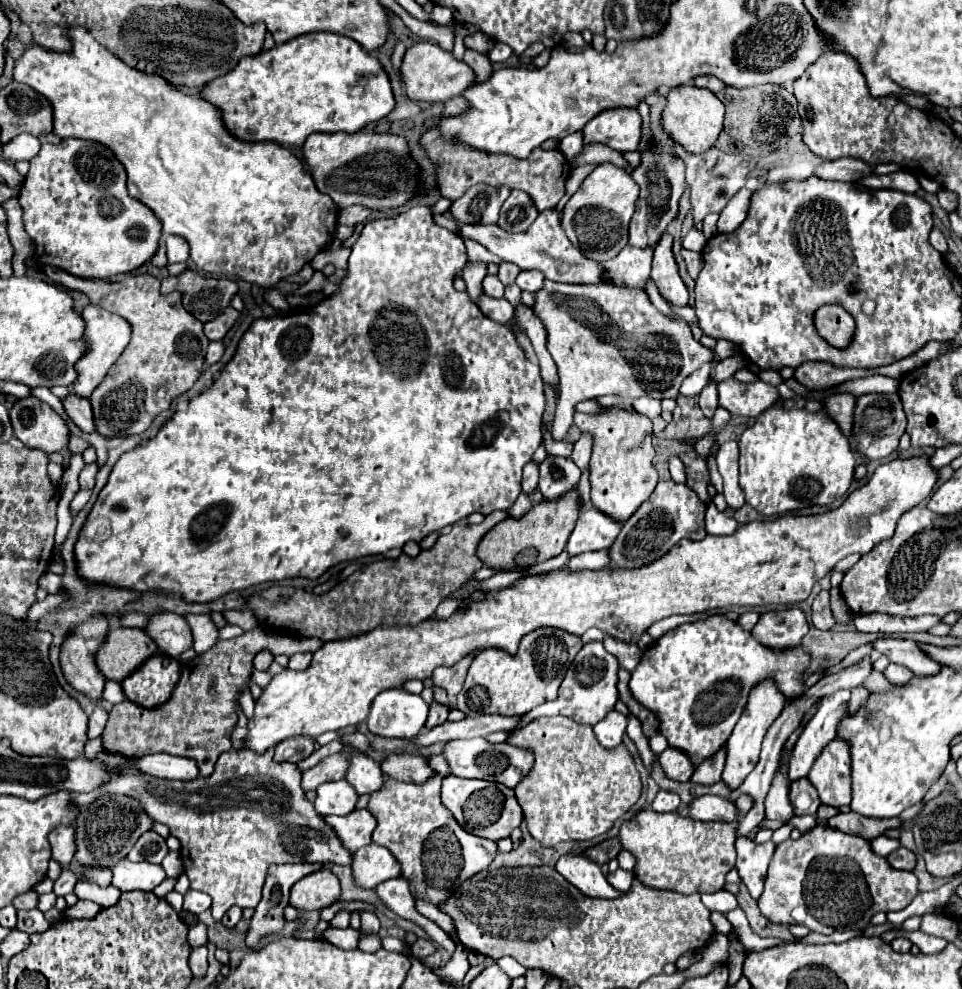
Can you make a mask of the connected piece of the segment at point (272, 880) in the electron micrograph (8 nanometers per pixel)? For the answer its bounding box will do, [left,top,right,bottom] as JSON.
[246,864,324,946]

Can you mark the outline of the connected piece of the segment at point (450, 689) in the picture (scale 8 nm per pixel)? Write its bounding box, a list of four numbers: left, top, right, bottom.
[432,658,472,696]

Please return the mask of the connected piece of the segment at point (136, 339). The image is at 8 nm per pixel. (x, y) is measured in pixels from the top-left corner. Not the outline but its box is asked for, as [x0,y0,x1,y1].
[42,264,208,438]

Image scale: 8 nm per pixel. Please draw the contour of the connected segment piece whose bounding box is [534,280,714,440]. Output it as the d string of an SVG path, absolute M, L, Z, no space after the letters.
M544 282L544 290L536 292L534 312L542 320L548 332L548 352L552 354L558 376L560 376L560 400L556 406L556 416L552 420L554 440L562 440L572 424L574 406L588 398L598 398L604 394L640 398L644 394L652 398L676 398L682 380L706 362L712 362L712 350L704 348L690 334L686 320L670 318L662 314L646 296L642 288L616 286L612 282L598 284L558 284Z

